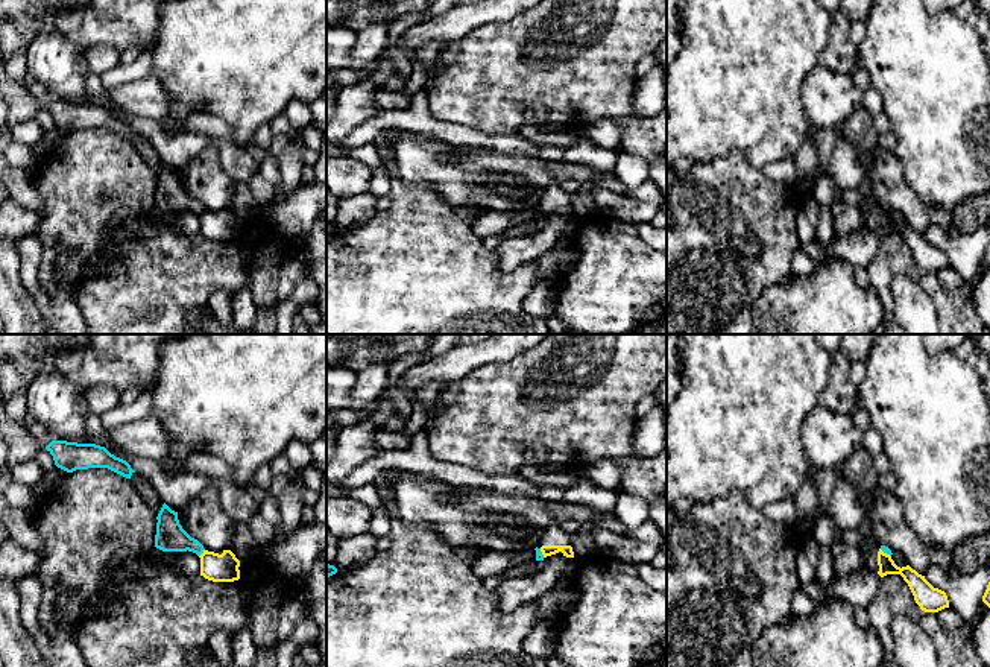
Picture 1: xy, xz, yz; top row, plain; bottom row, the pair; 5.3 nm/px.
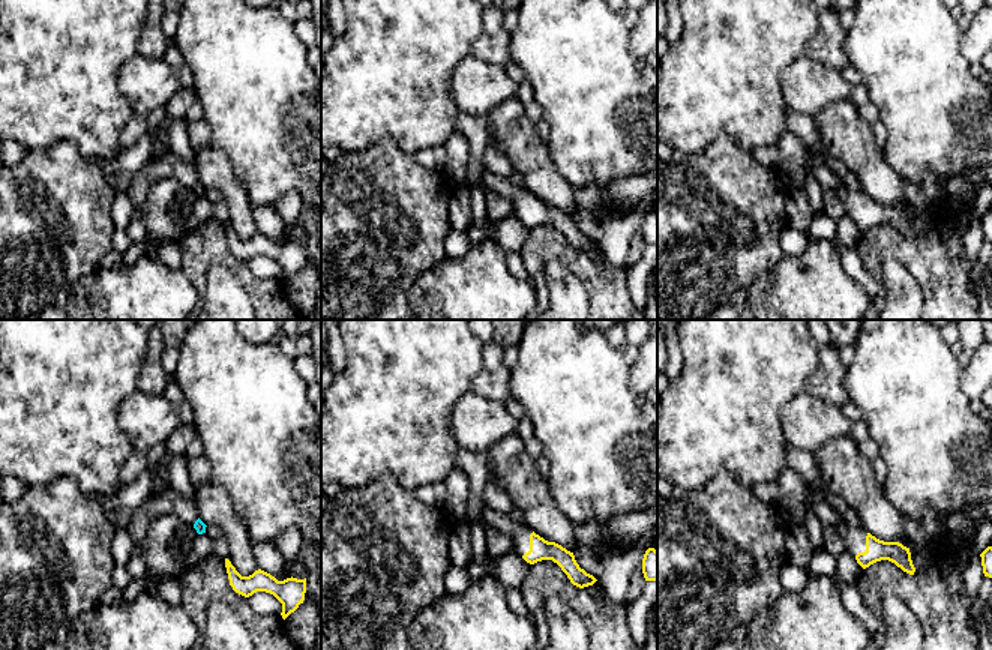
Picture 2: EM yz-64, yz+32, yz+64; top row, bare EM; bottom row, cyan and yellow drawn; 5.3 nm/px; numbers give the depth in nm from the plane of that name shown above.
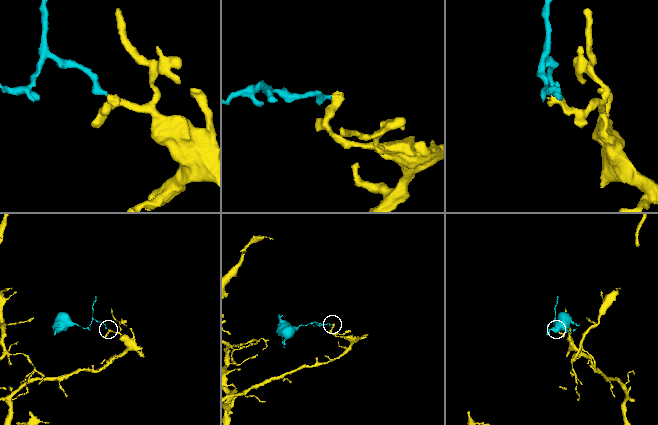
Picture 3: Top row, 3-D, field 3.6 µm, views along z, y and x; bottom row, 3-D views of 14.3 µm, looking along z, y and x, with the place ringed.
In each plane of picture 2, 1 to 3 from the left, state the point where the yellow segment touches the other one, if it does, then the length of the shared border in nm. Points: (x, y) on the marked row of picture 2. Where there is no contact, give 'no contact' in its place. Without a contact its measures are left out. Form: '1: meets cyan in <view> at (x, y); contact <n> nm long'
1: no contact
2: no contact
3: no contact

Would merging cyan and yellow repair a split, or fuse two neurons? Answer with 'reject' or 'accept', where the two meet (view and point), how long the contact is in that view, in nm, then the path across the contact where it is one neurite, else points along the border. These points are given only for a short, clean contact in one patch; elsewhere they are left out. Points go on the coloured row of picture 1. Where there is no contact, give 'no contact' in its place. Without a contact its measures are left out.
reject | xy (202, 552) | 50 nm | along xy (204, 549), (199, 556)

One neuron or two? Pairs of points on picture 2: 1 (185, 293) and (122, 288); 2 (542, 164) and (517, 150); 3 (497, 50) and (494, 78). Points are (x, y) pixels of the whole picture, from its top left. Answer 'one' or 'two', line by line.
1: one
2: one
3: two

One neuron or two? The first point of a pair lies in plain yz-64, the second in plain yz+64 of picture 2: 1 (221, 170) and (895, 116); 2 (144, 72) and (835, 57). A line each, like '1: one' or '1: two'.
1: two
2: two

